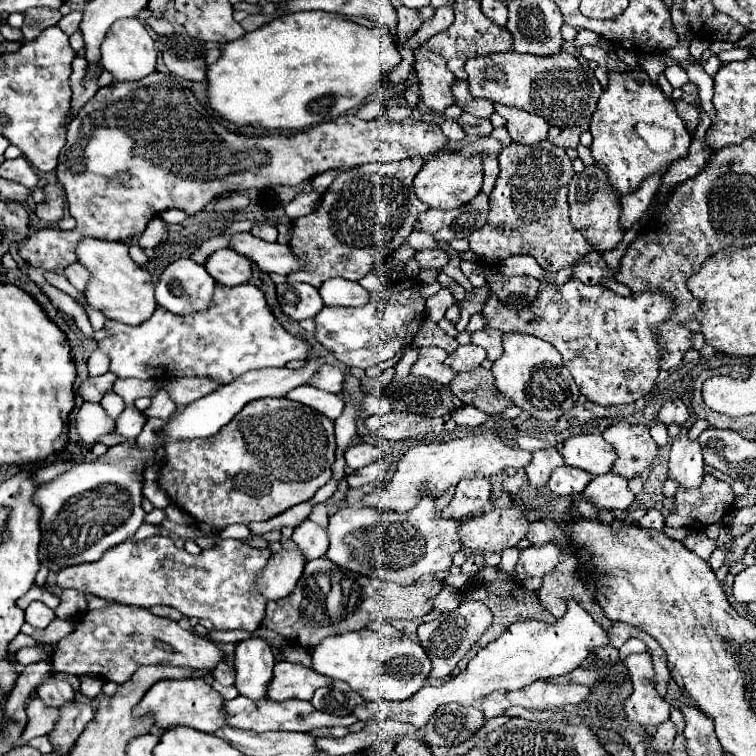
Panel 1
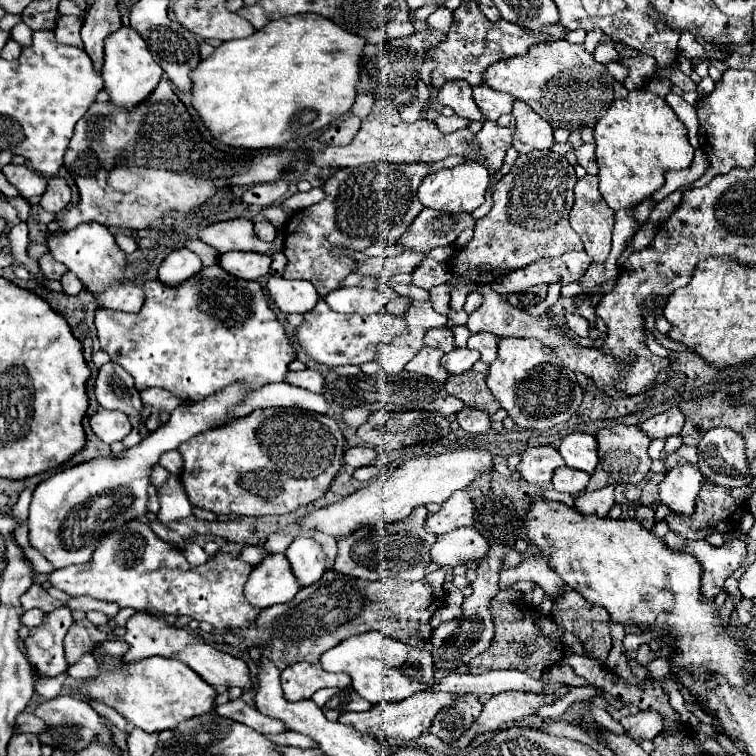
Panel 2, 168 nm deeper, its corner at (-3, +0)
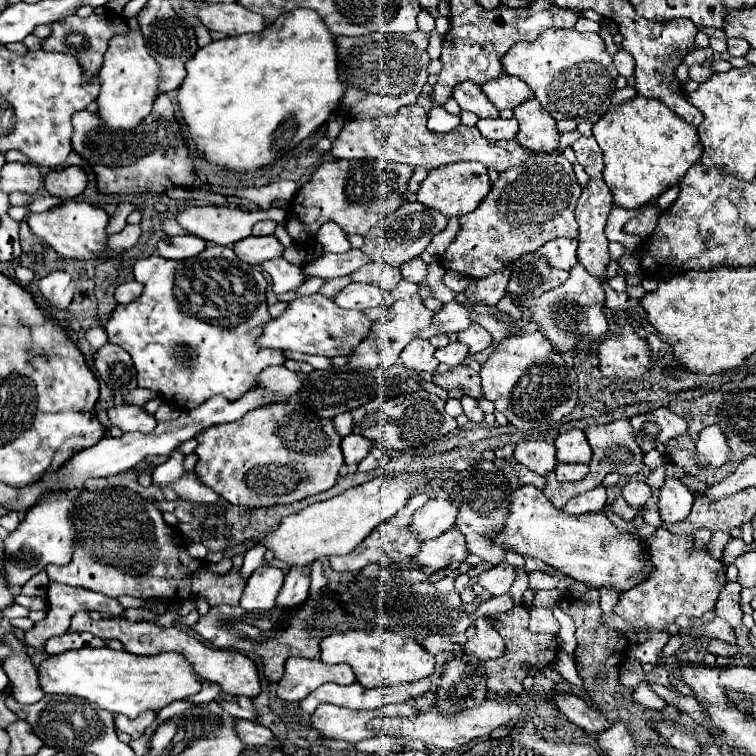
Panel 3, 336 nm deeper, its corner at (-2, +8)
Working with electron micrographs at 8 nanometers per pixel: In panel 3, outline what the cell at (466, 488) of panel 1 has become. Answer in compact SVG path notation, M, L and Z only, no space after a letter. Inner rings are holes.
M439 498L429 500L413 514L411 530L419 534L423 540L437 538L455 526L457 514L459 508L451 500L439 500Z

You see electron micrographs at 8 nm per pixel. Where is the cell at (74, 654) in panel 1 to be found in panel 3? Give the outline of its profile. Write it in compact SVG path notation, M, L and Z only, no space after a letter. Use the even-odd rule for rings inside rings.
M81 610L79 614L75 614L71 618L71 626L69 632L83 632L89 630L99 638L115 638L123 644L123 648L131 654L139 654L139 656L155 656L161 652L179 652L183 654L195 668L195 672L209 682L215 682L221 686L223 692L231 694L231 696L247 696L253 698L261 692L259 688L259 676L257 676L257 666L253 664L251 658L247 658L241 652L233 652L233 650L219 650L219 648L209 648L205 646L201 640L189 636L187 632L183 632L177 626L171 628L163 628L155 622L131 622L127 618L109 618L109 620L93 620L89 612Z

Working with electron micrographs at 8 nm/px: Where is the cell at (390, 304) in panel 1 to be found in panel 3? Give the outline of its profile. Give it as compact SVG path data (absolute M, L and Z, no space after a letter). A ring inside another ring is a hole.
M323 294L299 296L295 298L281 318L271 320L261 338L259 346L277 348L277 350L295 350L303 354L319 354L319 356L349 356L361 344L361 340L369 334L373 322L361 310L343 310L331 298Z

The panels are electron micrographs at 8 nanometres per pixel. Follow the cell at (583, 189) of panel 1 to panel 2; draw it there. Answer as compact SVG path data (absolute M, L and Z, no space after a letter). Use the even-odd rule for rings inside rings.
M584 176L574 188L576 200L570 210L570 224L584 242L586 254L600 264L610 254L614 210L604 202L596 176Z

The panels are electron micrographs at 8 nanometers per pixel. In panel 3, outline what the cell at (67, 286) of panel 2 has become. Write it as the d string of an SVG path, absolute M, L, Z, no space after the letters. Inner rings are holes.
M55 270L47 276L43 276L39 282L37 282L41 294L55 306L59 308L67 308L73 294L75 294L75 280L71 278L69 272L61 272L61 270Z

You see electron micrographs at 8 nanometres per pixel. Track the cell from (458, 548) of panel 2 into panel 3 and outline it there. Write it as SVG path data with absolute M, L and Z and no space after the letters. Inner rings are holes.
M451 528L445 534L423 542L415 560L421 564L423 572L433 574L445 568L447 564L451 564L453 560L463 562L467 556L469 556L469 550L467 550L463 534L459 534L457 528Z

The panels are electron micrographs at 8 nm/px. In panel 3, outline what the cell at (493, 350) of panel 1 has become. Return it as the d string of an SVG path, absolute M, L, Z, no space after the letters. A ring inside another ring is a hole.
M471 324L467 330L459 332L457 336L459 336L461 344L469 346L469 354L481 352L481 350L493 346L493 338L491 338L491 334L489 334L483 326L479 326L479 324Z

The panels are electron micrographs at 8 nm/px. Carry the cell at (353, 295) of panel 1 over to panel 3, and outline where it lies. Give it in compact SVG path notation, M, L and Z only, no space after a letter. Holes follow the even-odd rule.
M349 284L341 292L333 296L339 308L353 308L353 310L369 310L375 306L391 306L393 296L375 286L375 284Z

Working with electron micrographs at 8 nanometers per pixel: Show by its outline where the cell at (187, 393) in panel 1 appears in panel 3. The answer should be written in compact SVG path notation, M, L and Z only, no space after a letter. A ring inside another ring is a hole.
M135 388L131 394L127 394L125 396L125 402L129 402L129 404L145 404L145 402L149 402L149 400L153 400L153 398L161 398L159 394L155 394L153 390L147 390L147 388Z

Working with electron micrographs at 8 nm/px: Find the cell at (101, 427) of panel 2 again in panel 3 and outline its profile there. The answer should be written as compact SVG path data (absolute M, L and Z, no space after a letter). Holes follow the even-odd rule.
M119 404L109 408L107 412L109 422L113 426L117 426L123 432L151 432L155 428L155 418L149 416L141 406L127 406L127 404Z

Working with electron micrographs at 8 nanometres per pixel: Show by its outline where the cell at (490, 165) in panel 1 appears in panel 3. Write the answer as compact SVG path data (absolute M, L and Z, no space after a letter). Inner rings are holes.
M503 118L479 120L477 128L487 140L515 140L517 132L519 132L519 124L515 122L515 118L511 118L511 120L503 120Z

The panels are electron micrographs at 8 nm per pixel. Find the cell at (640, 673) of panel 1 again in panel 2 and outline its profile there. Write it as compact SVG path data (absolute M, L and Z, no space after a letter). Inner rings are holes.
M644 710L644 712L638 712L634 716L622 718L620 724L624 726L626 734L636 742L638 740L652 740L664 728L662 716L656 710Z

